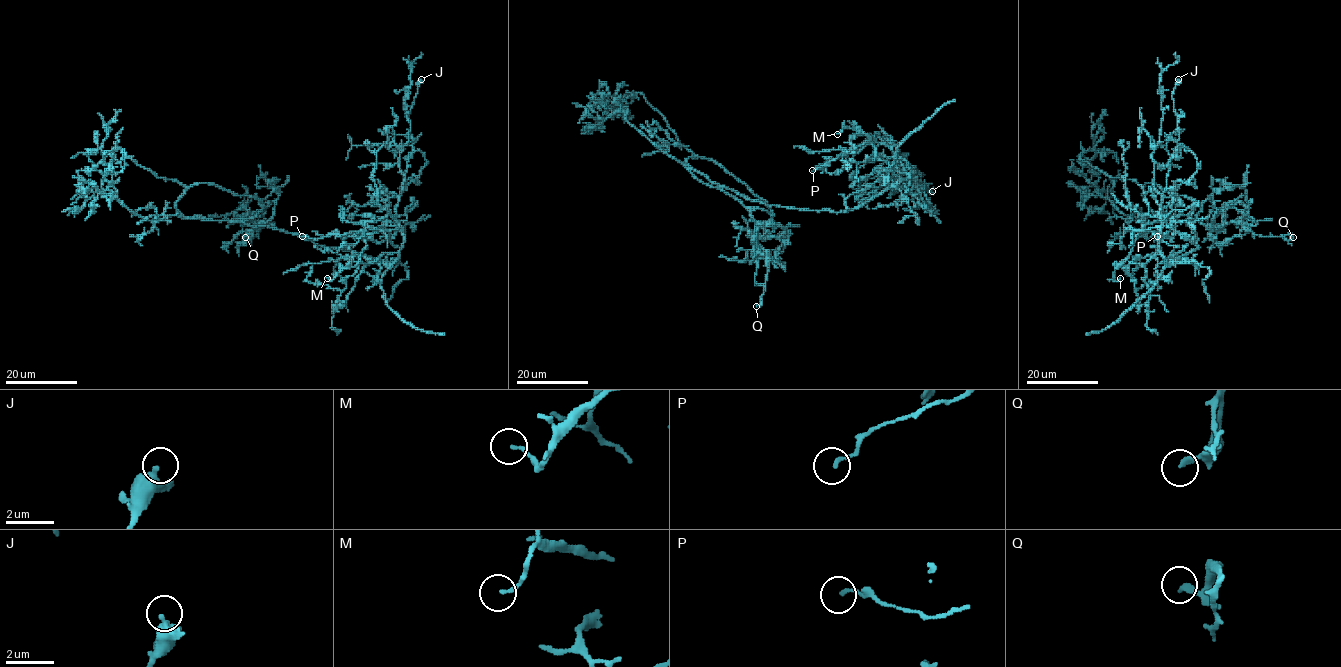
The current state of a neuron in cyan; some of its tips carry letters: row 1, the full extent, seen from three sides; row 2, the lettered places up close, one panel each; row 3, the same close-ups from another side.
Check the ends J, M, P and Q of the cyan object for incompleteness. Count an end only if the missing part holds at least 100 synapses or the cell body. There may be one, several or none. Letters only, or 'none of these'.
none of these

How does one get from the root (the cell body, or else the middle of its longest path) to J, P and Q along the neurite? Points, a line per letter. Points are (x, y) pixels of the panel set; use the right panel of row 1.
J: (1196, 237), (1195, 249), (1167, 263), (1159, 247), (1159, 210), (1169, 159), (1178, 145), (1172, 97), (1178, 79)
P: (1196, 237), (1195, 249), (1168, 264), (1159, 247), (1157, 227), (1129, 227), (1125, 231), (1148, 240), (1157, 236)
Q: (1196, 237), (1192, 226), (1173, 220), (1196, 219), (1203, 224), (1238, 222), (1257, 235), (1293, 237)

